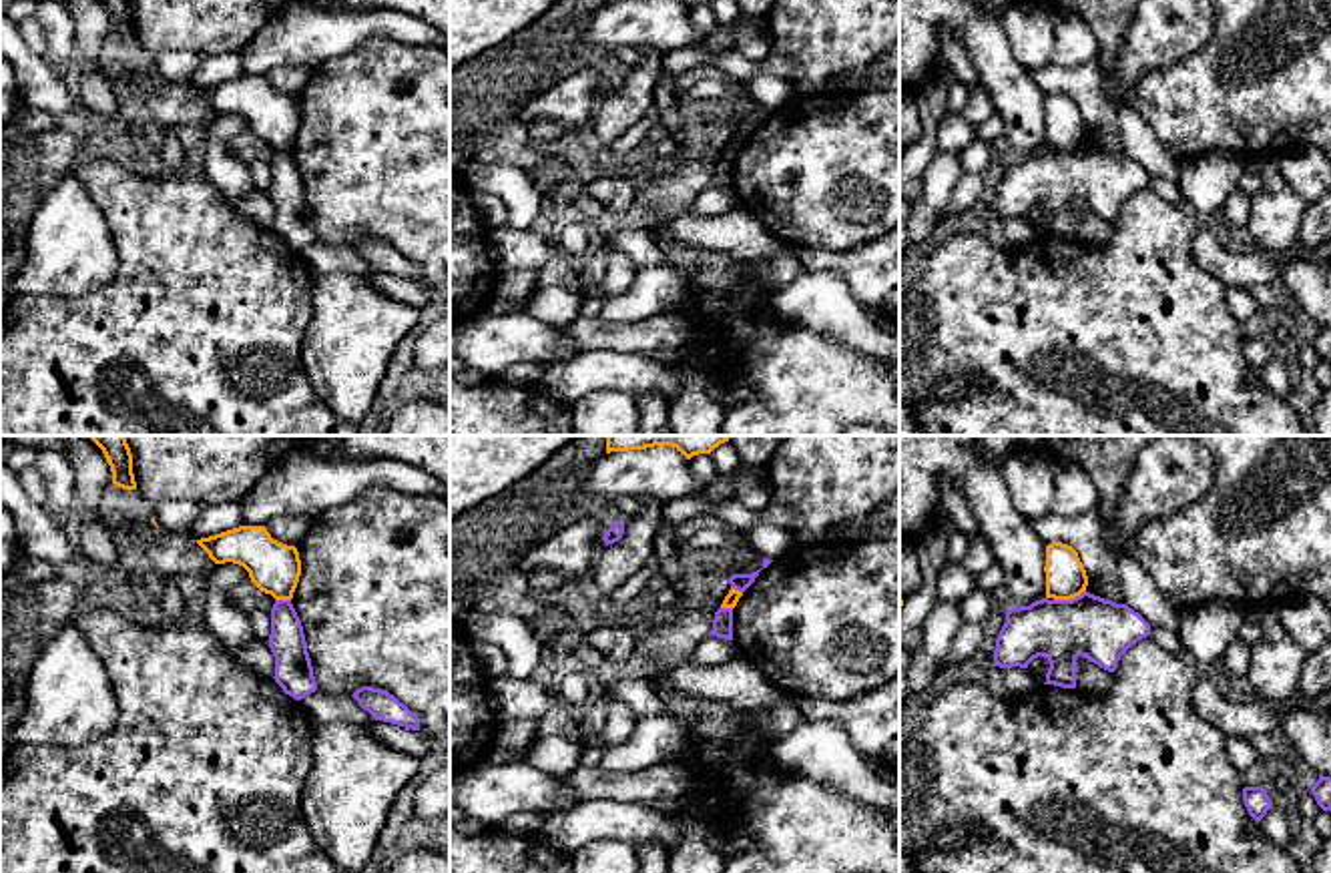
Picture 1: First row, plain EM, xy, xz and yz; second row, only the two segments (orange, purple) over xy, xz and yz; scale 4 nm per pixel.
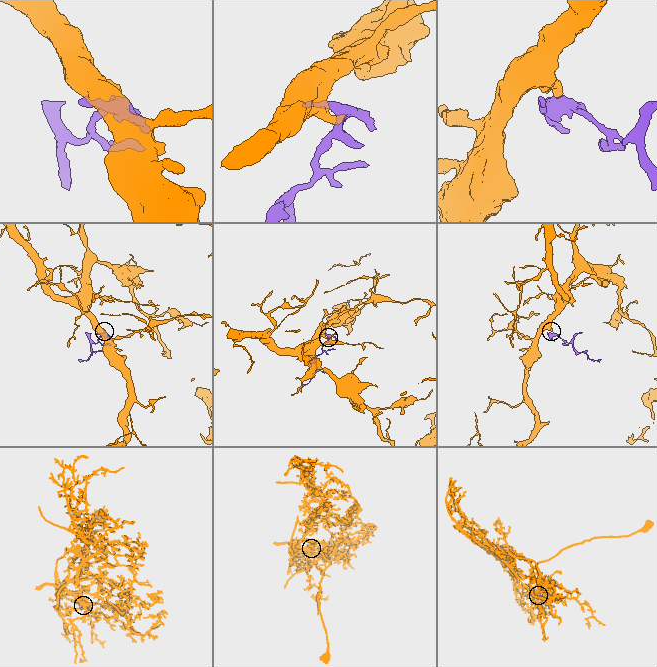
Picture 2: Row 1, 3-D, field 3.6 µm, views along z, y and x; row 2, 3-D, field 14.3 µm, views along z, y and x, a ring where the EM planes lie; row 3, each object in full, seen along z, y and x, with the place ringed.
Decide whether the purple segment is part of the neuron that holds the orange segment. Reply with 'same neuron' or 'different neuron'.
different neuron

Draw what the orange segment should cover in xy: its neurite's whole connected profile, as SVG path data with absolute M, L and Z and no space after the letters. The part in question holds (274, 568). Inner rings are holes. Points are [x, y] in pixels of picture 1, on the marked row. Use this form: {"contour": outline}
{"contour": "M239 526L197 540L215 564L233 562L249 572L251 582L275 600L291 600L301 576L295 546L271 538L265 526Z"}

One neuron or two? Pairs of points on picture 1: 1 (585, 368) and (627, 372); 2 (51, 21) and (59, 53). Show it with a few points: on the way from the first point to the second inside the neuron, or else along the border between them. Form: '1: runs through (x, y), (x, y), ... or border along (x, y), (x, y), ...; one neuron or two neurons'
1: runs through (595, 370), (617, 370); one neuron
2: runs through (59, 29), (59, 45); one neuron

